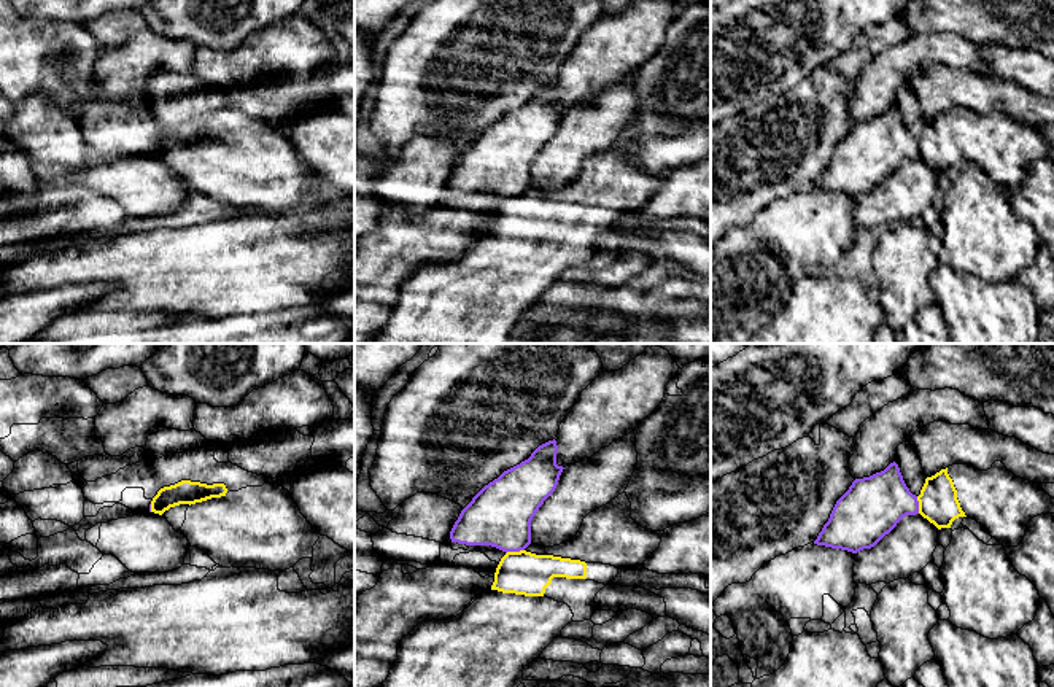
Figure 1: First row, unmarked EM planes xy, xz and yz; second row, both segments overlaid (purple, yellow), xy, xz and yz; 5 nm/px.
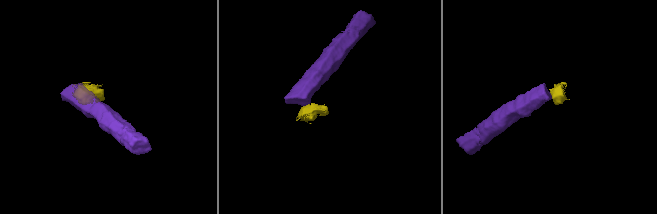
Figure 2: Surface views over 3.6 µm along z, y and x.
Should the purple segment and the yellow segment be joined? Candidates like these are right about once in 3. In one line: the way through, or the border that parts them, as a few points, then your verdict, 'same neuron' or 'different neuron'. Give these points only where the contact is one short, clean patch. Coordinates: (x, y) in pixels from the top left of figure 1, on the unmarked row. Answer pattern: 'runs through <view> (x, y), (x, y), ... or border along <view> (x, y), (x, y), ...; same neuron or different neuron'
border along xz (523, 193), (506, 197); different neuron

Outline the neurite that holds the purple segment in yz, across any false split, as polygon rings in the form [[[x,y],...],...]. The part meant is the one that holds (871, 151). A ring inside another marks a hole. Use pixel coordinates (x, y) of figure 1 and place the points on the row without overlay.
[[[893,105],[884,114],[852,126],[836,145],[814,188],[857,197],[874,191],[903,161],[916,157],[919,157],[917,140],[909,135],[898,108]]]

